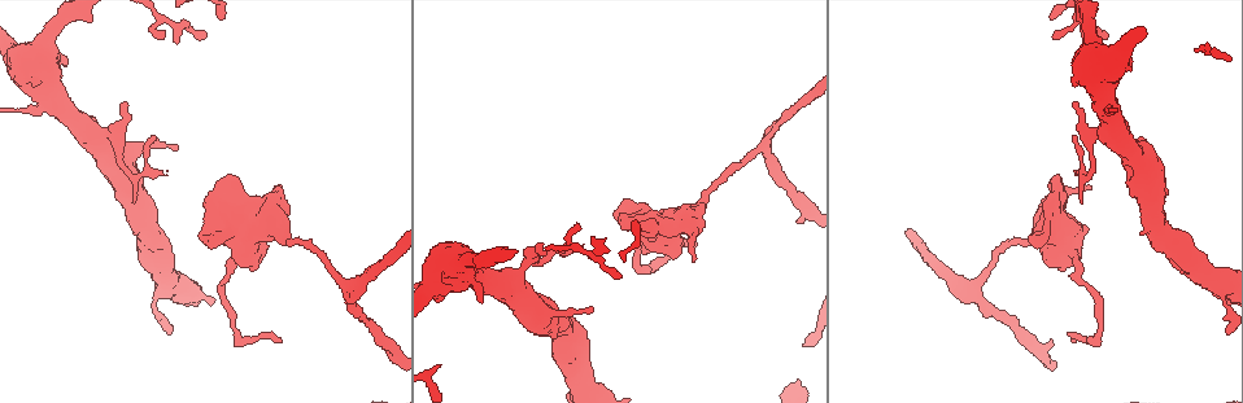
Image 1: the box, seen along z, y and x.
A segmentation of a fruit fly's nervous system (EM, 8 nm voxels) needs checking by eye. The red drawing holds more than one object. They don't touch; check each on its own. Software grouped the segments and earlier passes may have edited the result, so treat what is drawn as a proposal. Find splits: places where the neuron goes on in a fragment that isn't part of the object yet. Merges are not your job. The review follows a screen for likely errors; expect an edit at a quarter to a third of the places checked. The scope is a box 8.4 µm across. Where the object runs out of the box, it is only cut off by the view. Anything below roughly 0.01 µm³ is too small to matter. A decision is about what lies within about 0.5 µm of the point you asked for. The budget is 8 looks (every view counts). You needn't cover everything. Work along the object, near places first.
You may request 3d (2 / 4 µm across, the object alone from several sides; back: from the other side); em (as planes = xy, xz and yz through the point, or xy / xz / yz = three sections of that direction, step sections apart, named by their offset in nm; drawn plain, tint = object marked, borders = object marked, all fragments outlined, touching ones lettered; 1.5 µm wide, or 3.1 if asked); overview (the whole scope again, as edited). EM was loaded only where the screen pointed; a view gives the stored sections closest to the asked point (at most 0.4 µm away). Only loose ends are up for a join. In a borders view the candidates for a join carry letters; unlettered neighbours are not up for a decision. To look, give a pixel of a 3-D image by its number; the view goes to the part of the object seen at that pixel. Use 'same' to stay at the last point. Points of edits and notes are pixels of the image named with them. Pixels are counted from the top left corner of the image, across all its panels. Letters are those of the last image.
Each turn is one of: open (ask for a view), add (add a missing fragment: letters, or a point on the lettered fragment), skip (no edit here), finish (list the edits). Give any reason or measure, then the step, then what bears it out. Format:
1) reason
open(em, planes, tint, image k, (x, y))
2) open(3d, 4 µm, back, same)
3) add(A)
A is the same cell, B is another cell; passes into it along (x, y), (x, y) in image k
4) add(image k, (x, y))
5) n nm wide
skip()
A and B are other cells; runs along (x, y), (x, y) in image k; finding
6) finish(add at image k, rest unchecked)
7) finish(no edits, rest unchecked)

free end
open(3d, 2 µm, image 1, (591, 306))

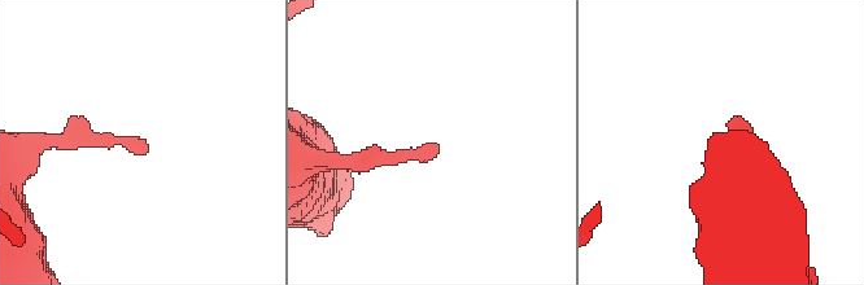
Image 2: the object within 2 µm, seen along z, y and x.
now the EM
open(em, planes, plain, image 2, (143, 151))

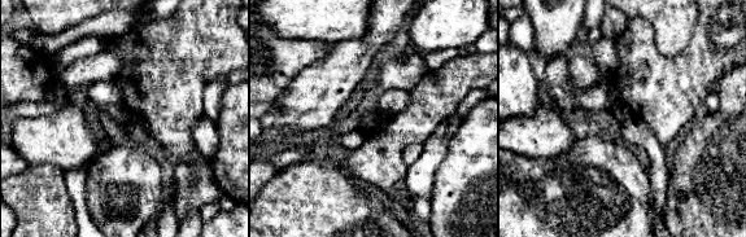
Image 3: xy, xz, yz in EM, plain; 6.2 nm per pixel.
open(em, planes, borders, same)

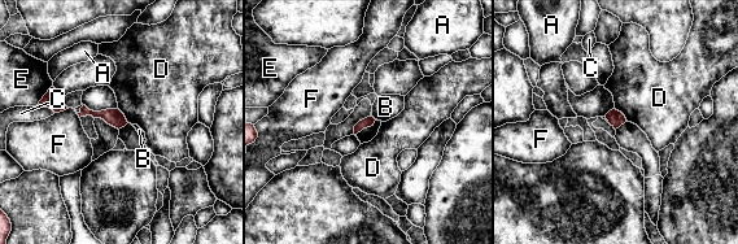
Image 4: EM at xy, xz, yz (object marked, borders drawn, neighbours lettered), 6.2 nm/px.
skip()
A, B, C, D, E and F are other cells; no lettered fragment goes on from it

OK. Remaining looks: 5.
branch stops here
open(em, yz, step 8, tint, image 1, (205, 36))

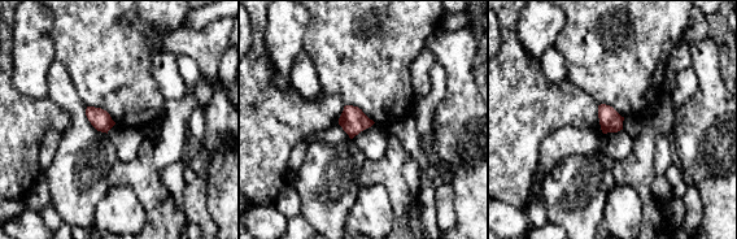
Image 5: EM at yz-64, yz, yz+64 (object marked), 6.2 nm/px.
open(em, planes, borders, same)

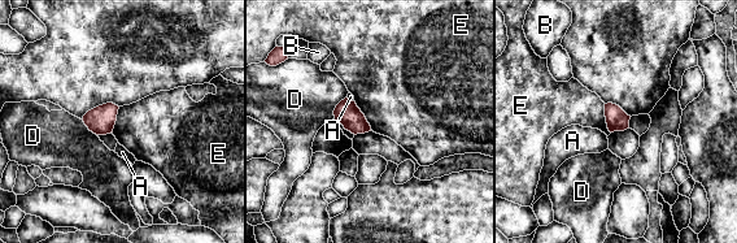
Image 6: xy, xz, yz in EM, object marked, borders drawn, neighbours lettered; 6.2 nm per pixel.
skip()
A, B, D and E are other cells; border along (354, 100), (371, 129) in image 6; no lettered fragment goes on from it

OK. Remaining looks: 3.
end of a long branch
open(3d, 4 µm, image 1, (1074, 340))

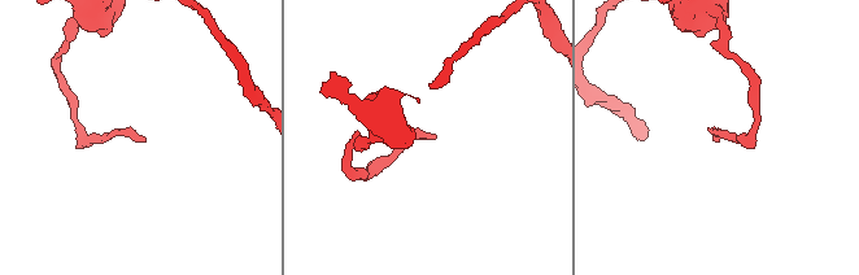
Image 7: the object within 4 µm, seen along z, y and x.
now the EM
open(em, planes, tint, image 7, (718, 138))

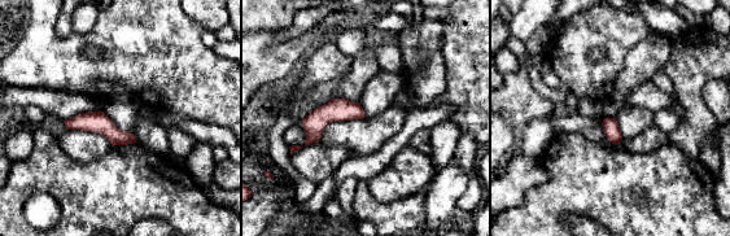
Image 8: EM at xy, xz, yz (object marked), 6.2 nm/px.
open(em, planes, borders, same)

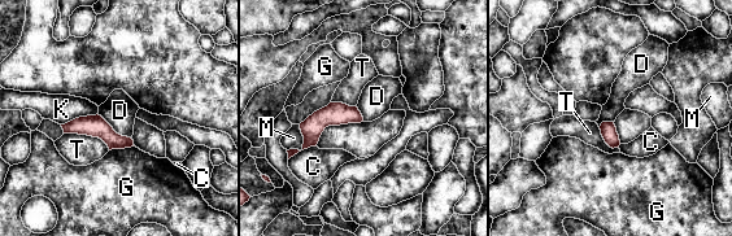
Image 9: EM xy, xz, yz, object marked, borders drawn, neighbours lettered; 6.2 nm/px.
T touches over 300 nm
skip()
C, D, G, K, M and T are other cells; border along (316, 145), (299, 151), (288, 160) in image 9; none of them fits

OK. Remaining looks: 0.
finish(no edits, rest unchecked)

